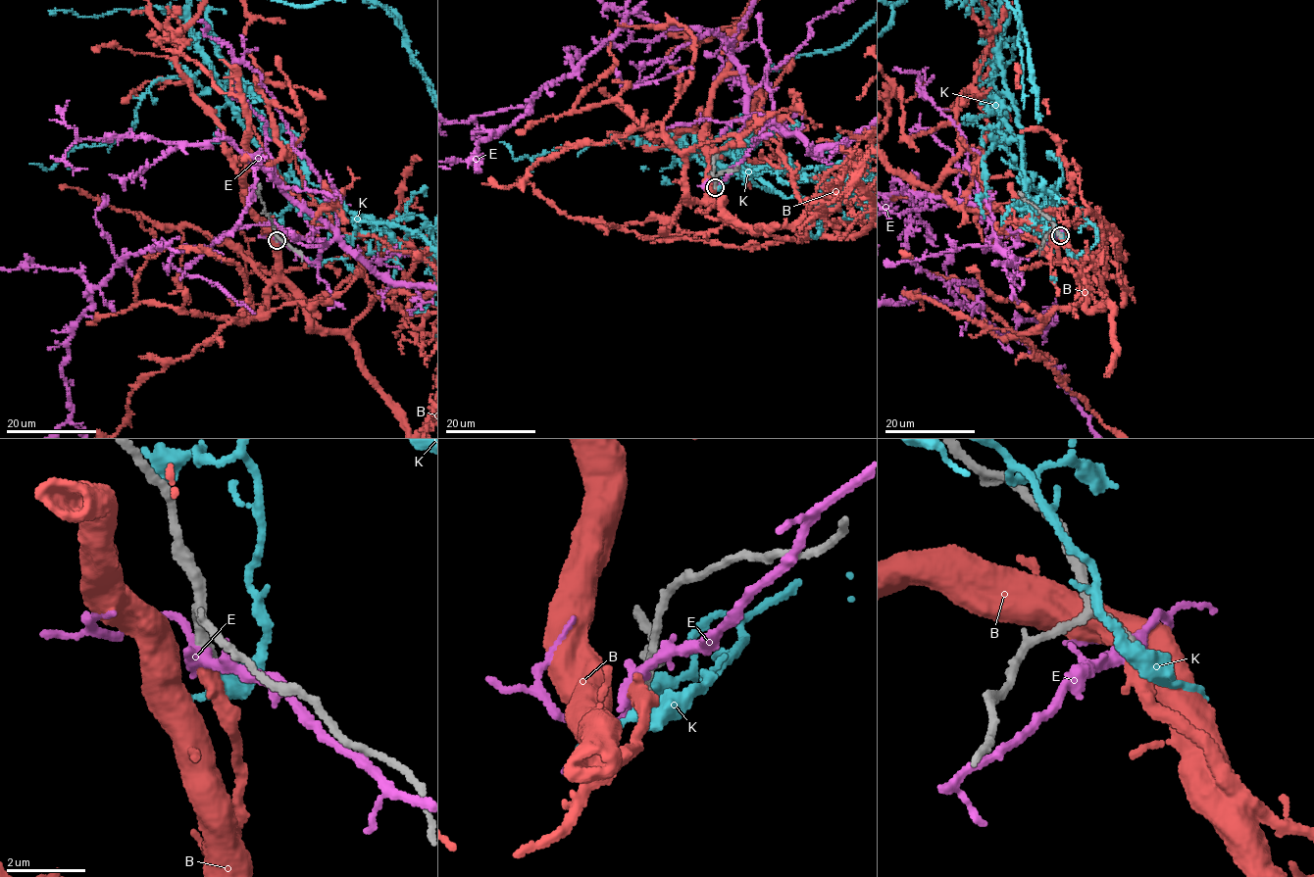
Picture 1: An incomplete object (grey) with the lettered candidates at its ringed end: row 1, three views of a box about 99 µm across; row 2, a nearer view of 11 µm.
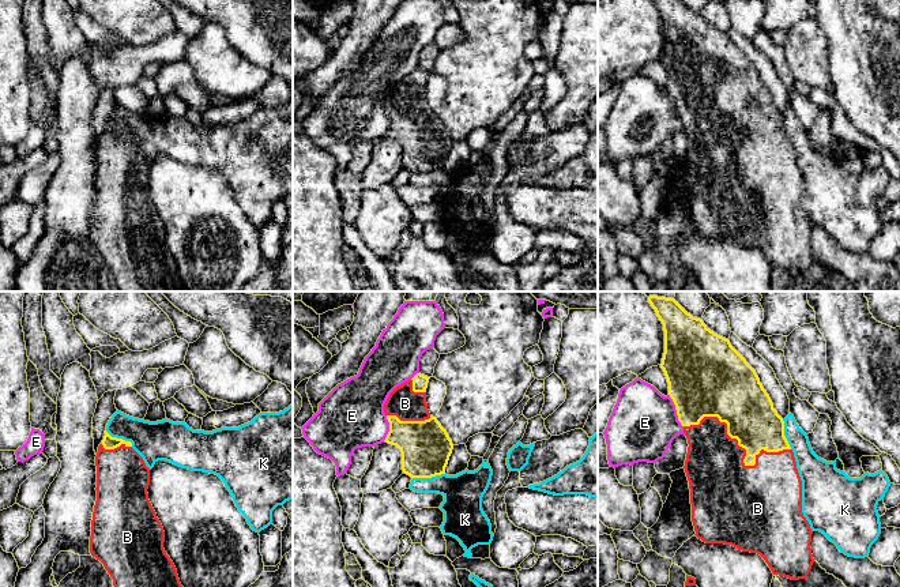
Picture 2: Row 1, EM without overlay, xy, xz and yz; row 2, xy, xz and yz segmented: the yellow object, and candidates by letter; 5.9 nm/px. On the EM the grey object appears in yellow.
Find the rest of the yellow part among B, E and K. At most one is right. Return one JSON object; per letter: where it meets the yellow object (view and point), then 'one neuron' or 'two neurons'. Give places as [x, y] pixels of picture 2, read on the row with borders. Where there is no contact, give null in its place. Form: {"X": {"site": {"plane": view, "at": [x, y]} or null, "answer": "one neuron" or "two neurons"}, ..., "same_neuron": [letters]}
{"B": {"site": {"plane": "yz", "at": [742, 447]}, "answer": "one neuron"}, "E": {"site": {"plane": "yz", "at": [676, 409]}, "answer": "two neurons"}, "K": {"site": {"plane": "xz", "at": [428, 477]}, "answer": "two neurons"}, "same_neuron": ["B"]}

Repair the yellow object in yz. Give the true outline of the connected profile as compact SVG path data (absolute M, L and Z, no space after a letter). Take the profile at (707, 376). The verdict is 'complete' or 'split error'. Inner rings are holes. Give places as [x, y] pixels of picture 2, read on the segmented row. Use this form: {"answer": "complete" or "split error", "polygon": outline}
{"answer": "split error", "polygon": "M649 296L648 302L663 324L664 353L660 368L689 444L684 469L690 489L694 535L705 543L724 543L757 553L773 575L791 580L806 579L814 562L810 548L813 531L802 513L802 481L784 436L783 418L773 409L756 370L728 339L711 331L674 298Z"}

